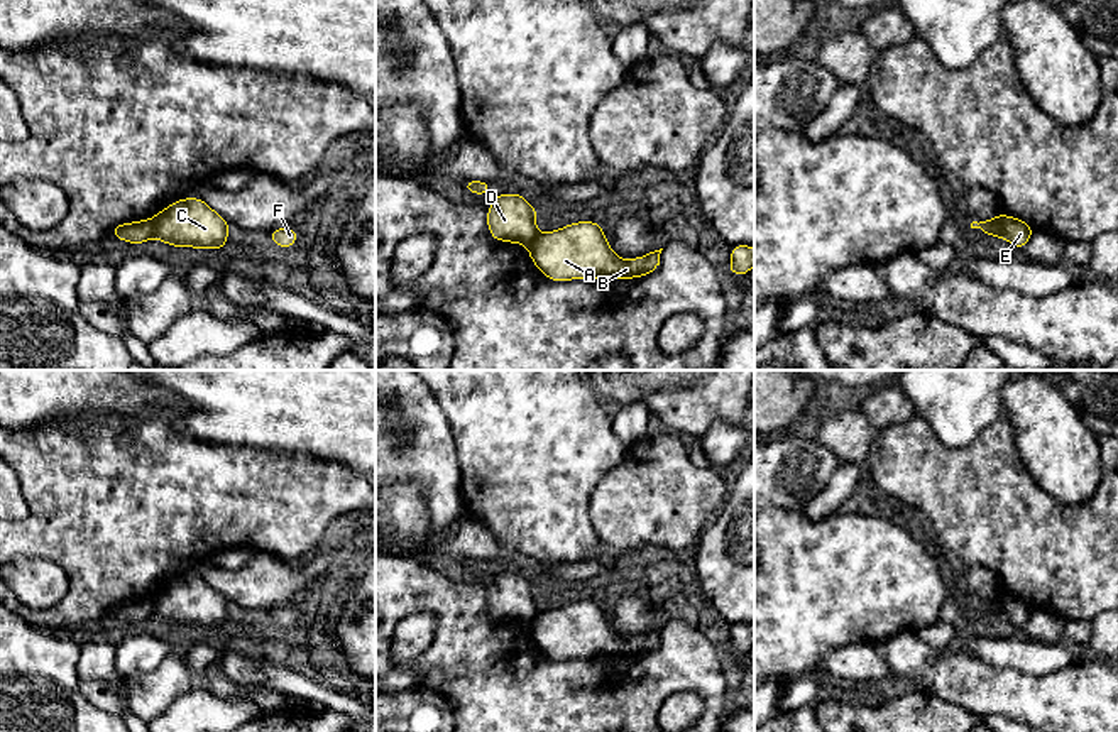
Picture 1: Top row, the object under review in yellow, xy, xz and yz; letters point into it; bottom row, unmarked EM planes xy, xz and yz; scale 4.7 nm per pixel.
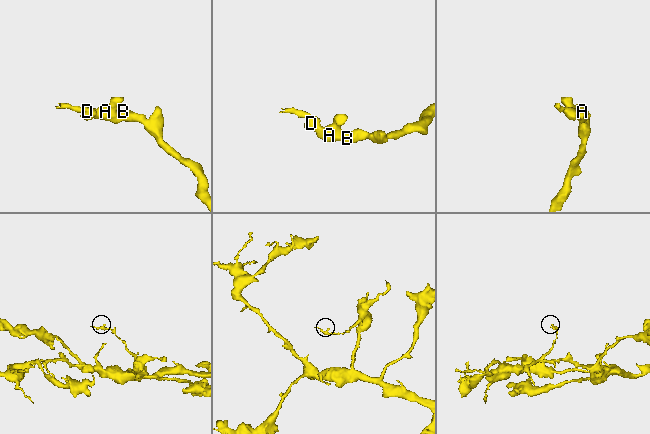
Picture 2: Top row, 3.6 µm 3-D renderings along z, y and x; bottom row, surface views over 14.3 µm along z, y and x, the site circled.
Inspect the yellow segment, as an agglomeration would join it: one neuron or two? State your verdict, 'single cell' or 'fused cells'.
fused cells

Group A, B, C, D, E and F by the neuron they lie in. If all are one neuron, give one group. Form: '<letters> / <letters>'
A B C E F / D

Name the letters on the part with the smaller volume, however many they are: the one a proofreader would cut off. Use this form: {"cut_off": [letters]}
{"cut_off": ["D"]}

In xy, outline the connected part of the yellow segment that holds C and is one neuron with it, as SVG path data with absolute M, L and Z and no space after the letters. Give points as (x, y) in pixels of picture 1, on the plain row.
M183 576L154 595L154 617L171 625L223 629L228 600L201 576Z

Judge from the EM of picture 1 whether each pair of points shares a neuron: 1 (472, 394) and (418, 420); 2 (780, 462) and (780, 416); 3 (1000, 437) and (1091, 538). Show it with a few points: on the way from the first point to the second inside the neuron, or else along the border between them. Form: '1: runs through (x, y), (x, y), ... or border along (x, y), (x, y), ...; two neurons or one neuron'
1: border along (428, 387), (447, 418), (455, 445); two neurons
2: border along (794, 428), (772, 438); two neurons
3: runs through (1000, 467), (1061, 531); one neuron

